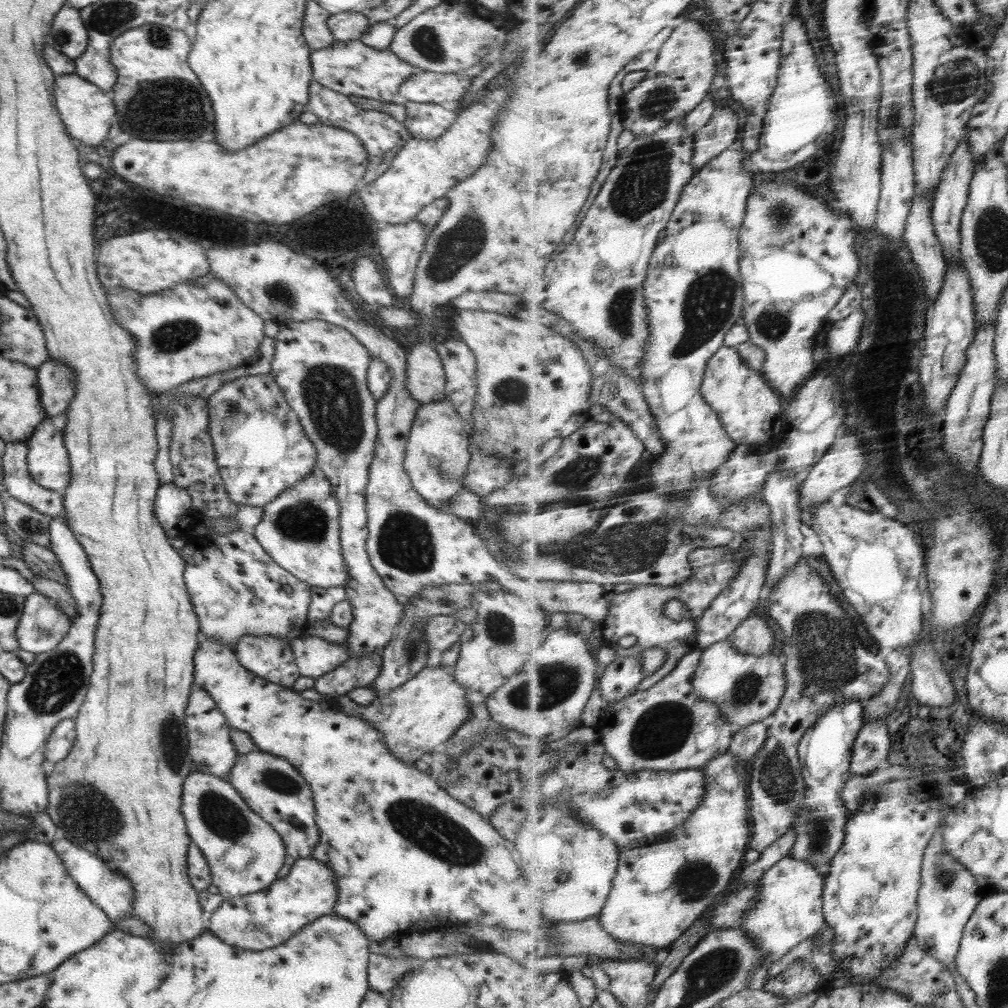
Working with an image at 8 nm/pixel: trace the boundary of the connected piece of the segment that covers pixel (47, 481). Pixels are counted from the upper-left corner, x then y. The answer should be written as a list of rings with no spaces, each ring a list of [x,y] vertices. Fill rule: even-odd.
[[[44,420],[27,438],[26,463],[34,482],[47,490],[61,493],[70,481],[69,452],[63,443],[63,434],[50,420]]]

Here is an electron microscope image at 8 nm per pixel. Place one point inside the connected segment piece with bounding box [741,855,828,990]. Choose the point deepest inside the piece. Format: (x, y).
(791, 907)

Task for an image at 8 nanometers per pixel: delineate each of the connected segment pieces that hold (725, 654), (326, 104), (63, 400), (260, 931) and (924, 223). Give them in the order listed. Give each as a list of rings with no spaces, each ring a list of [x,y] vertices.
[[[730,637],[721,640],[712,646],[702,650],[702,656],[693,676],[693,687],[703,700],[715,702],[730,722],[738,726],[736,730],[752,726],[757,722],[773,718],[773,714],[778,710],[785,697],[788,681],[786,674],[787,656],[784,654],[774,654],[772,652],[763,655],[744,653],[734,648]]]
[[[314,80],[309,83],[309,99],[306,108],[316,114],[321,124],[351,132],[362,141],[367,152],[367,167],[363,177],[356,183],[355,190],[374,182],[383,172],[386,172],[402,145],[412,137],[409,130],[402,123],[396,122],[390,114],[377,110],[364,110],[356,106],[346,95],[334,92]]]
[[[49,358],[36,371],[40,402],[46,416],[50,418],[66,412],[75,393],[73,370]]]
[[[298,857],[290,872],[268,888],[224,900],[207,915],[207,925],[224,943],[244,951],[261,952],[283,944],[307,924],[331,914],[337,900],[335,872],[315,858]]]
[[[937,190],[931,192],[931,194],[923,194],[915,198],[905,236],[905,241],[911,249],[913,262],[917,265],[921,278],[924,280],[925,294],[933,305],[937,302],[942,289],[945,287],[946,273],[948,273],[945,248],[942,246],[942,241],[938,238],[937,228],[934,224],[933,208],[936,192]]]

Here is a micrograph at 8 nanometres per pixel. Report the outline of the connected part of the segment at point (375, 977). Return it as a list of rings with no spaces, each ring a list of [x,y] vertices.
[[[370,952],[367,969],[369,988],[379,993],[391,992],[394,987],[398,986],[402,976],[411,970],[412,966],[409,961],[394,960],[394,958],[386,958],[382,954]]]

